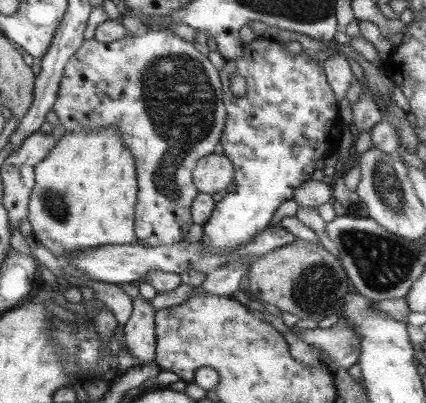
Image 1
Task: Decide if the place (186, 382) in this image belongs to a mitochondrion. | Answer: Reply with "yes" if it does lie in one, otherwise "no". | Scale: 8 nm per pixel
no

